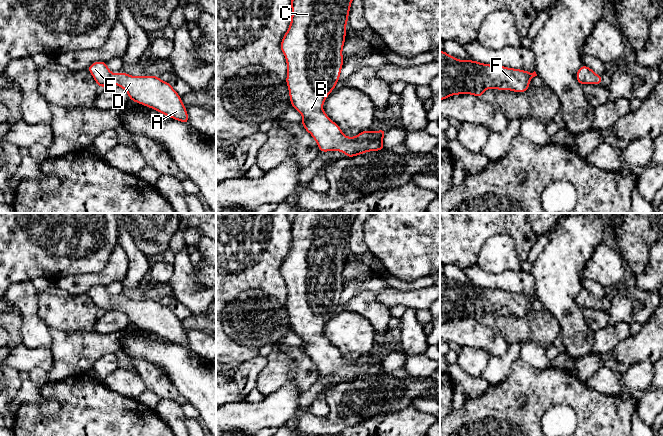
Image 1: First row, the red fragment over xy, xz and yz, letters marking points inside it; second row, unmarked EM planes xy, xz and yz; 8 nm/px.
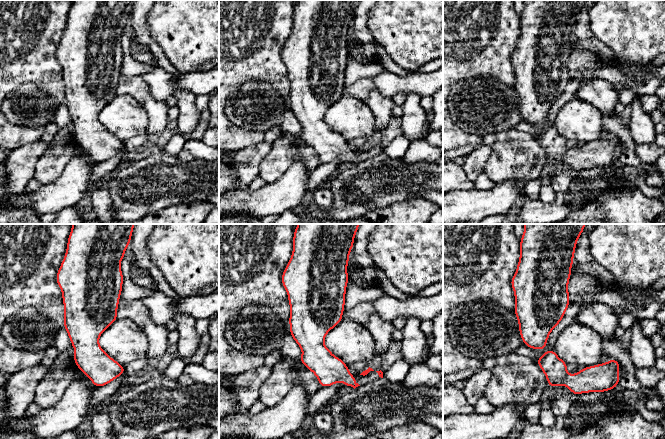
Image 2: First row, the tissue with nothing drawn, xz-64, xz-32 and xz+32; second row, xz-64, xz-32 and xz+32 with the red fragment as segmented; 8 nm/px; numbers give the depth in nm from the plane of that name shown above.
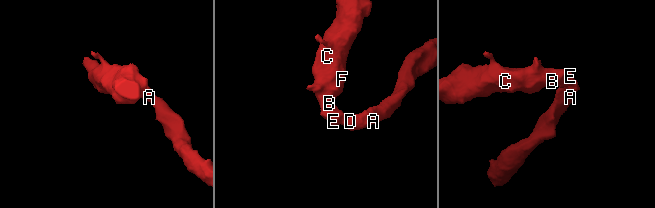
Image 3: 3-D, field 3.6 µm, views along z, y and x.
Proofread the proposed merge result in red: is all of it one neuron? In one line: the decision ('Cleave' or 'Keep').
Keep

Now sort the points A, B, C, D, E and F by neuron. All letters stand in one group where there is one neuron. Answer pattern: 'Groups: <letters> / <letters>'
Groups: A B C D E F

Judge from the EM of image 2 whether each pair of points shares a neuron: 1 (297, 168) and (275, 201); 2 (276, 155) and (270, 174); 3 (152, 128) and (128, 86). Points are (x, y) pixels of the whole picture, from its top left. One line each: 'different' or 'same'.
1: same
2: same
3: same

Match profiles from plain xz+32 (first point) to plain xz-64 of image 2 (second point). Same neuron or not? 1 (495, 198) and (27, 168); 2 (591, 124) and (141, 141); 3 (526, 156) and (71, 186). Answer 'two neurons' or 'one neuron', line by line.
1: two neurons
2: two neurons
3: two neurons

